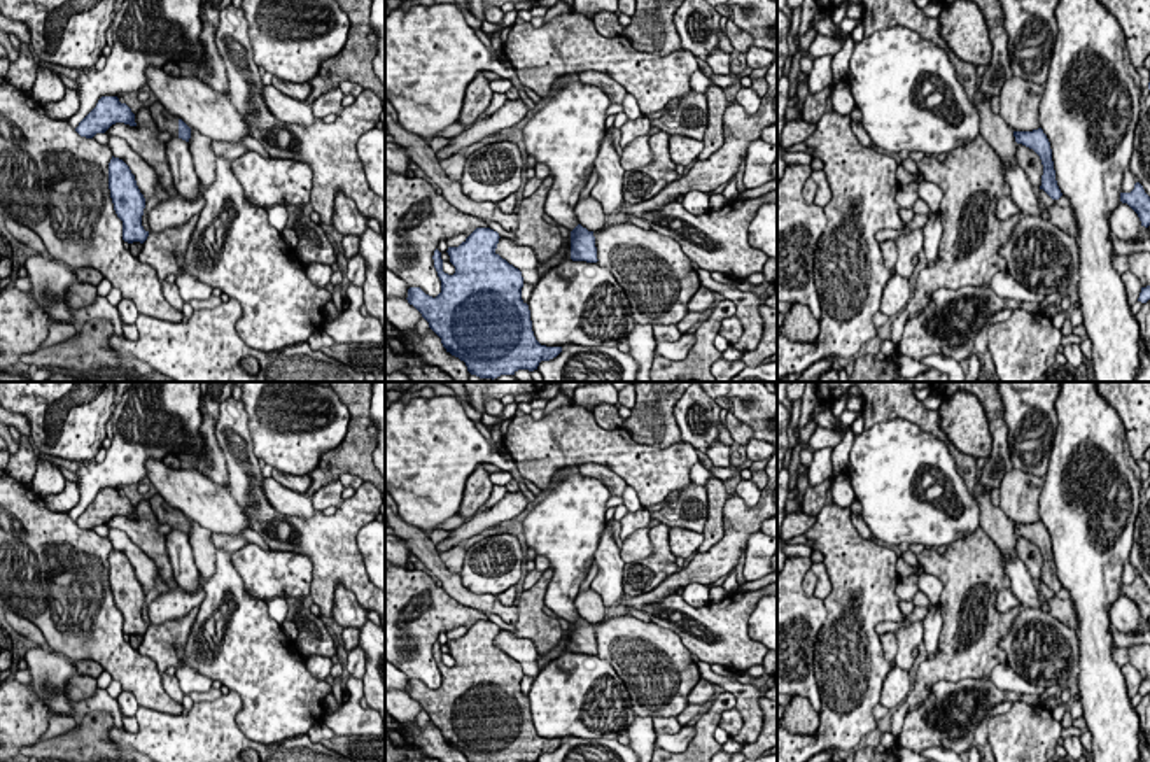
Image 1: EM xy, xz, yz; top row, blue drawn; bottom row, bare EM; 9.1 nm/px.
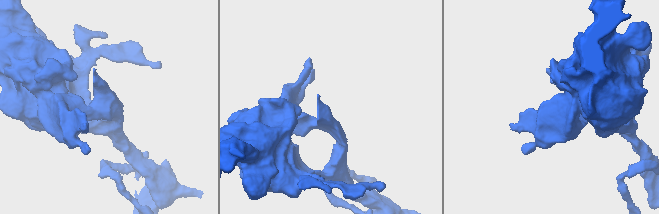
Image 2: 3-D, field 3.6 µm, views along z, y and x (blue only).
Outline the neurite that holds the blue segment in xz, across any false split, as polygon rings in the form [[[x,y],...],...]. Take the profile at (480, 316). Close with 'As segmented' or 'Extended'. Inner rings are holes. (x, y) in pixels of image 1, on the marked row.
[[[476,228],[459,247],[448,247],[453,275],[443,272],[441,252],[436,249],[432,259],[441,293],[432,298],[420,287],[410,287],[406,298],[441,338],[446,352],[464,361],[471,375],[492,380],[518,370],[534,371],[541,361],[562,352],[562,347],[546,347],[536,340],[529,305],[522,300],[522,272],[495,252],[499,238],[490,228]]]. As segmented

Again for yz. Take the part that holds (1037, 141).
[[[1041,128],[1033,130],[1033,131],[1013,131],[1015,142],[1022,144],[1029,149],[1033,149],[1043,165],[1043,175],[1041,175],[1041,186],[1052,200],[1059,200],[1062,196],[1057,180],[1055,180],[1055,170],[1054,170],[1054,161],[1052,161],[1052,149],[1047,135],[1043,133]]]. As segmented

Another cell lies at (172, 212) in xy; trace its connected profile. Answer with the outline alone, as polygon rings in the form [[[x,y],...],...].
[[[203,194],[194,200],[182,196],[168,198],[147,212],[147,222],[152,233],[184,226],[198,215],[205,205]]]

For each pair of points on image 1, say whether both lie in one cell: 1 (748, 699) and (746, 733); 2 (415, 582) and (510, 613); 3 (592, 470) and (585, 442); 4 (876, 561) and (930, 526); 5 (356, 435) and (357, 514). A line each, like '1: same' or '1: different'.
1: same
2: different
3: different
4: different
5: different

